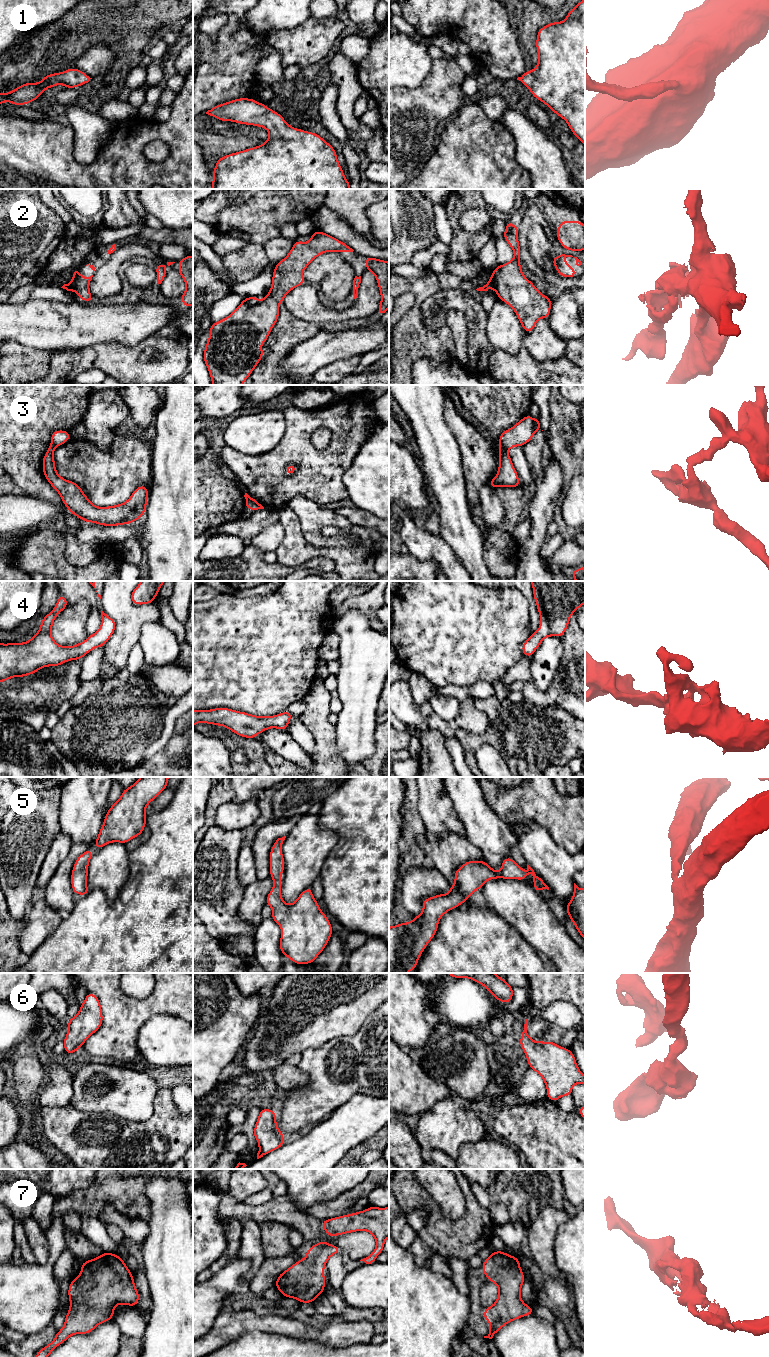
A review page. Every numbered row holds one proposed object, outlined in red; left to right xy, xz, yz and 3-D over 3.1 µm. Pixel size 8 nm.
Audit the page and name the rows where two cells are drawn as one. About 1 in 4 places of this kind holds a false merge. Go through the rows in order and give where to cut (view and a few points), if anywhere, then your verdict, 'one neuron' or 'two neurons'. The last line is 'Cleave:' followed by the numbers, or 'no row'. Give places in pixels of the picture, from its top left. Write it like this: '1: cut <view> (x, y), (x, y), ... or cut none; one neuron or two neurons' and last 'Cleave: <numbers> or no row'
1: cut none; one neuron
2: cut xy (79, 273), (73, 290); two neurons
3: cut yz (499, 446), (506, 450); two neurons
4: cut none; one neuron
5: cut none; one neuron
6: cut none; one neuron
7: cut none; one neuron
Cleave: 2, 3

